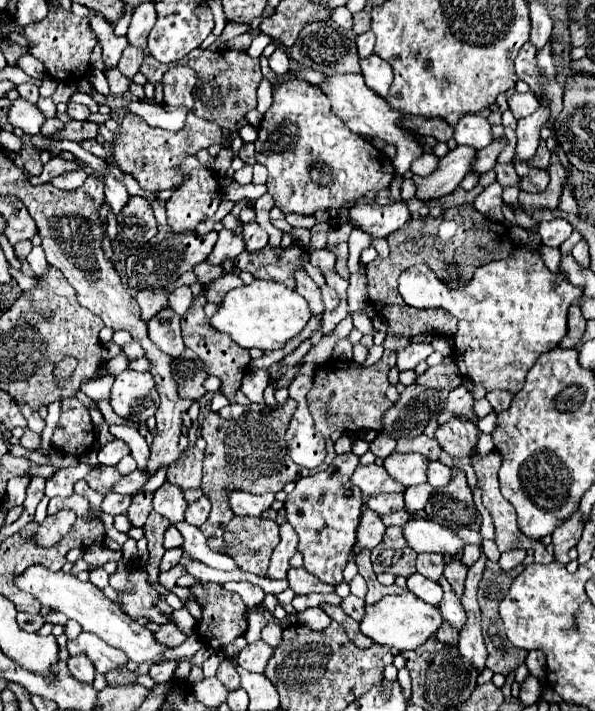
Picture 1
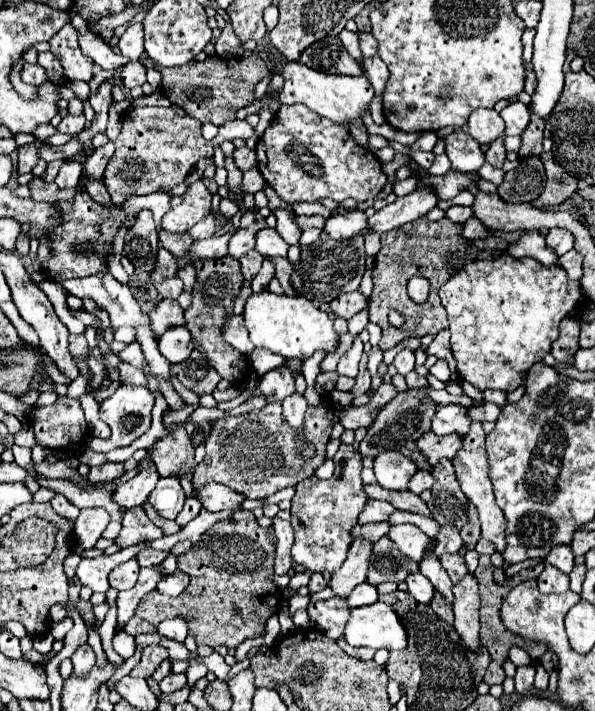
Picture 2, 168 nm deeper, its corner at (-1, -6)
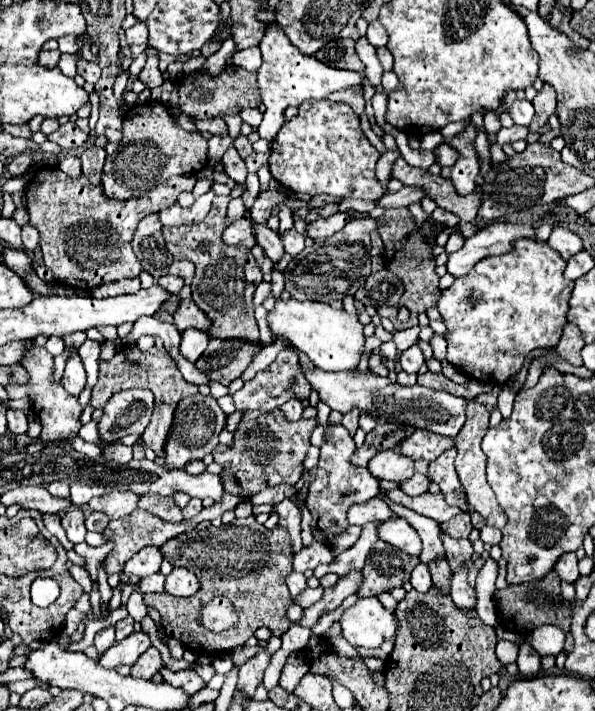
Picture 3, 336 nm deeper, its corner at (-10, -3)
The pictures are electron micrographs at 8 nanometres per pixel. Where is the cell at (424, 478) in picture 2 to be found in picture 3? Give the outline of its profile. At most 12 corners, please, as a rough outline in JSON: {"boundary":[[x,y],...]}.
{"boundary":[[414,474],[400,484],[408,496],[420,496],[428,490],[430,480]]}

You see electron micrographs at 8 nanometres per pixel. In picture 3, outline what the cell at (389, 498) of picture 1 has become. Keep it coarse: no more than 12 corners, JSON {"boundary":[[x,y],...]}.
{"boundary":[[380,498],[348,510],[348,524],[382,522],[392,510]]}

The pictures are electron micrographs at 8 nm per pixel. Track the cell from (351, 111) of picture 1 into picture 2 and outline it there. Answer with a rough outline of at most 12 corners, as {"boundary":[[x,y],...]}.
{"boundary":[[299,61],[275,63],[281,103],[351,127],[369,113],[365,75],[343,77]]}

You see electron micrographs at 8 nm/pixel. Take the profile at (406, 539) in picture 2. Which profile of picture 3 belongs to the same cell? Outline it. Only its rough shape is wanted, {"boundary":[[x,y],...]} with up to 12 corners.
{"boundary":[[404,518],[384,520],[378,538],[420,556],[416,530]]}

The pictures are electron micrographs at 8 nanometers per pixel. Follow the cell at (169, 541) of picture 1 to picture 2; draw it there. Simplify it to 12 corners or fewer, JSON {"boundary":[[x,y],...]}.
{"boundary":[[143,549],[137,555],[141,567],[163,563],[169,551]]}

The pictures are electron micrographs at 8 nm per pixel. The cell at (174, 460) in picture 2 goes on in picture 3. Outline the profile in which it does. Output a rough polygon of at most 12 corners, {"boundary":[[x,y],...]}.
{"boundary":[[122,346],[98,360],[90,404],[146,388],[154,412],[142,442],[164,456],[172,414],[188,384],[166,350]]}

